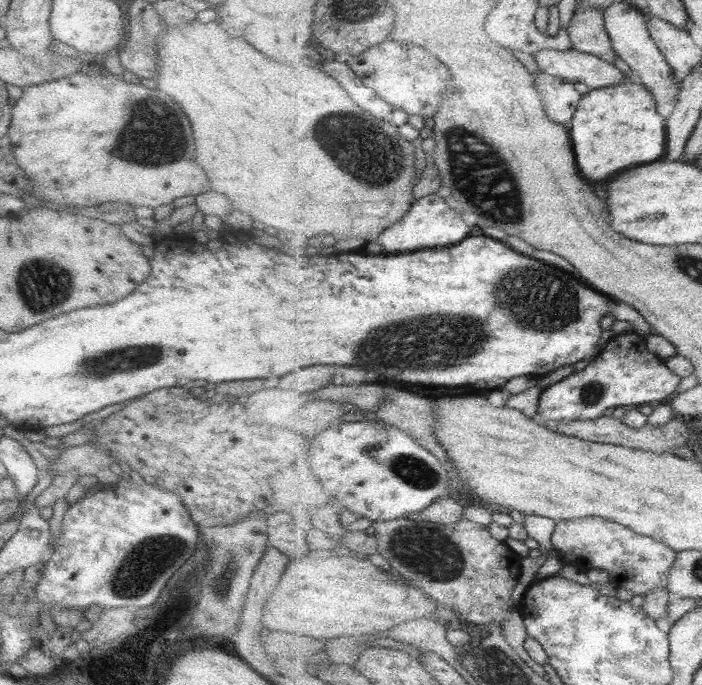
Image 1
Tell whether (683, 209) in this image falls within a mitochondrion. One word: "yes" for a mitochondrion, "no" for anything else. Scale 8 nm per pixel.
yes

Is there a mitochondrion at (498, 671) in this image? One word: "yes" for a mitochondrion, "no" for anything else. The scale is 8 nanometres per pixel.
yes

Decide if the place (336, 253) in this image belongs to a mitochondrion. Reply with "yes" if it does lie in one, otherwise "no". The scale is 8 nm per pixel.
no

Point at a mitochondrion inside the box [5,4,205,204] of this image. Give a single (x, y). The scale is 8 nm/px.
(140, 145)

